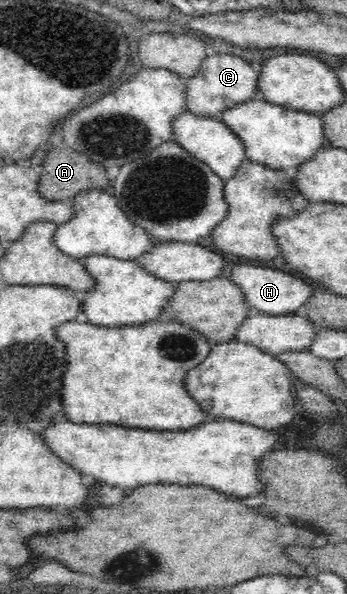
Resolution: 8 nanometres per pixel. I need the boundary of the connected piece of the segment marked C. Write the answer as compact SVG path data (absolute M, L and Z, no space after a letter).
M220 53L205 58L197 75L186 80L185 110L197 116L220 120L221 112L256 98L258 73L239 55Z

